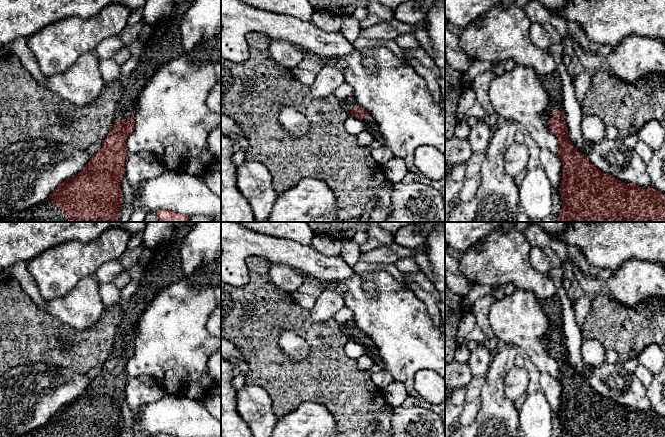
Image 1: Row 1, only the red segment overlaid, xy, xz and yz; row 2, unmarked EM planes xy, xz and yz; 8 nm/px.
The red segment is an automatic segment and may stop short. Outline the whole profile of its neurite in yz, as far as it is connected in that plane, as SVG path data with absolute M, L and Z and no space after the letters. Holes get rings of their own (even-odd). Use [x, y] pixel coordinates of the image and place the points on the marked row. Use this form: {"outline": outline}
{"outline": "M557 72L549 74L542 78L542 83L549 97L548 125L558 138L556 155L562 162L559 192L563 205L557 222L665 222L665 194L654 188L643 189L622 182L597 169L569 139L559 75Z"}

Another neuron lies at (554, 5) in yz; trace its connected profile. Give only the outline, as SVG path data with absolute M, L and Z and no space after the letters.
M529 0L529 1L538 1L542 3L545 7L555 11L564 8L569 0Z

